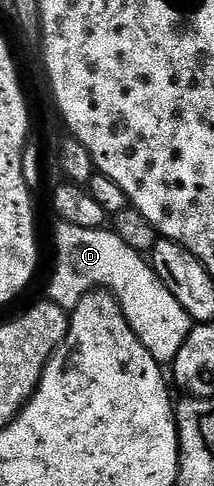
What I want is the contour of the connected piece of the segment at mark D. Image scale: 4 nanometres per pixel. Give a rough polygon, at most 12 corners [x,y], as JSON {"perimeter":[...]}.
{"perimeter":[[56,226],[48,302],[117,299],[172,364],[195,324],[152,262],[112,229]]}

